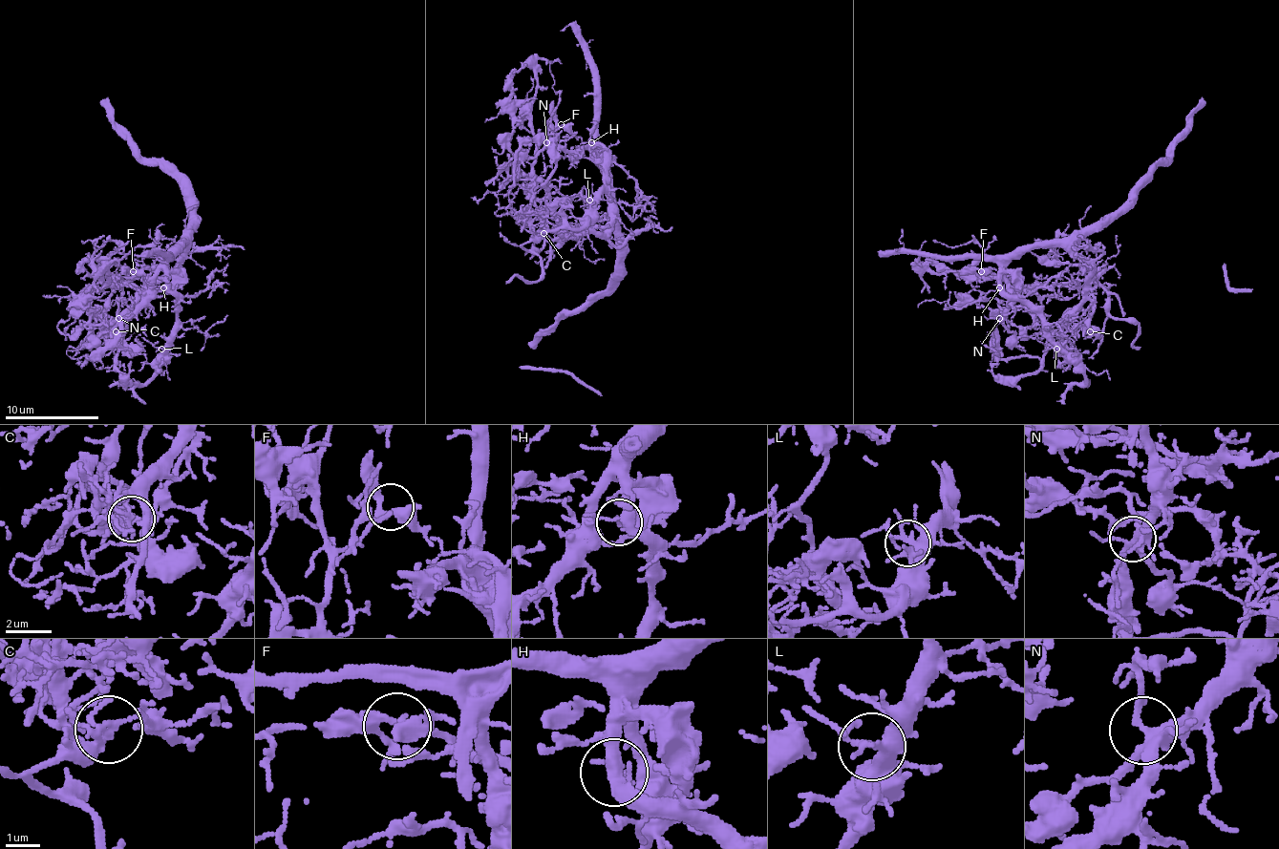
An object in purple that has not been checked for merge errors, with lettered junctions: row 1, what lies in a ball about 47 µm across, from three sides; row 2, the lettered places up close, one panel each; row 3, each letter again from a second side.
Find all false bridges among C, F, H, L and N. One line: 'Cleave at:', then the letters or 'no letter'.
Cleave at: C

